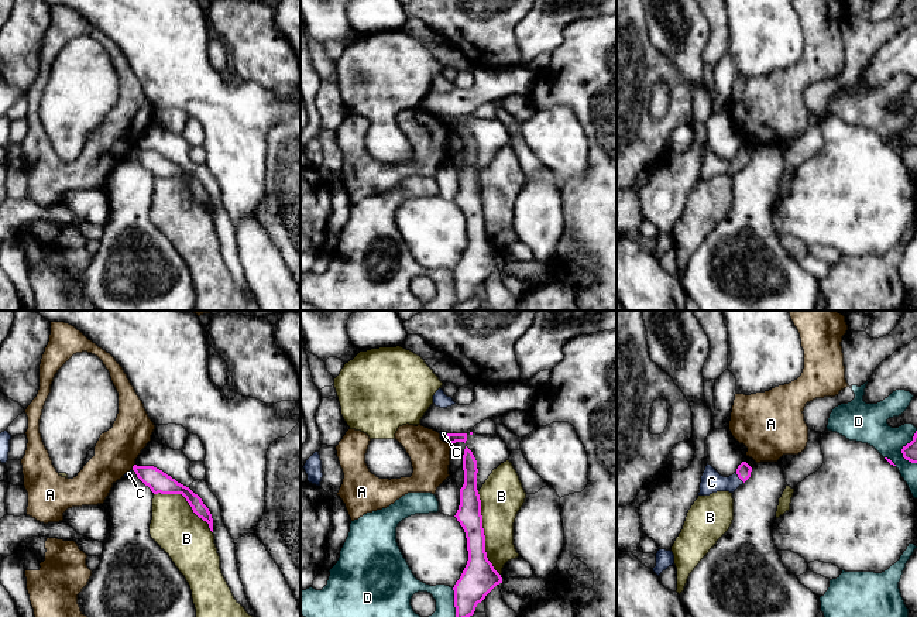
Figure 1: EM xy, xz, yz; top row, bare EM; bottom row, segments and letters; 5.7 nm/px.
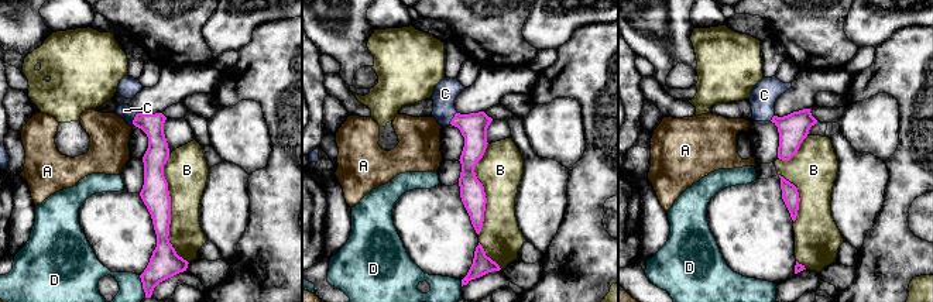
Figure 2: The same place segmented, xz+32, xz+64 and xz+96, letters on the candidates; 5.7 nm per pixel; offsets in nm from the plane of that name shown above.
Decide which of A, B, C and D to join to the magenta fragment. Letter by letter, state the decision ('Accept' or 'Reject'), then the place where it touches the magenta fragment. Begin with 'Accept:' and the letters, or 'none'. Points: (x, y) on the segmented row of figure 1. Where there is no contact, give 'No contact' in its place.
Accept: C
A: Reject. Touches magenta at xy (133, 466)
B: Reject. Touches magenta at xz (483, 534)
C: Accept. Touches magenta at yz (739, 477)
D: Reject. Touches magenta at yz (903, 448)

